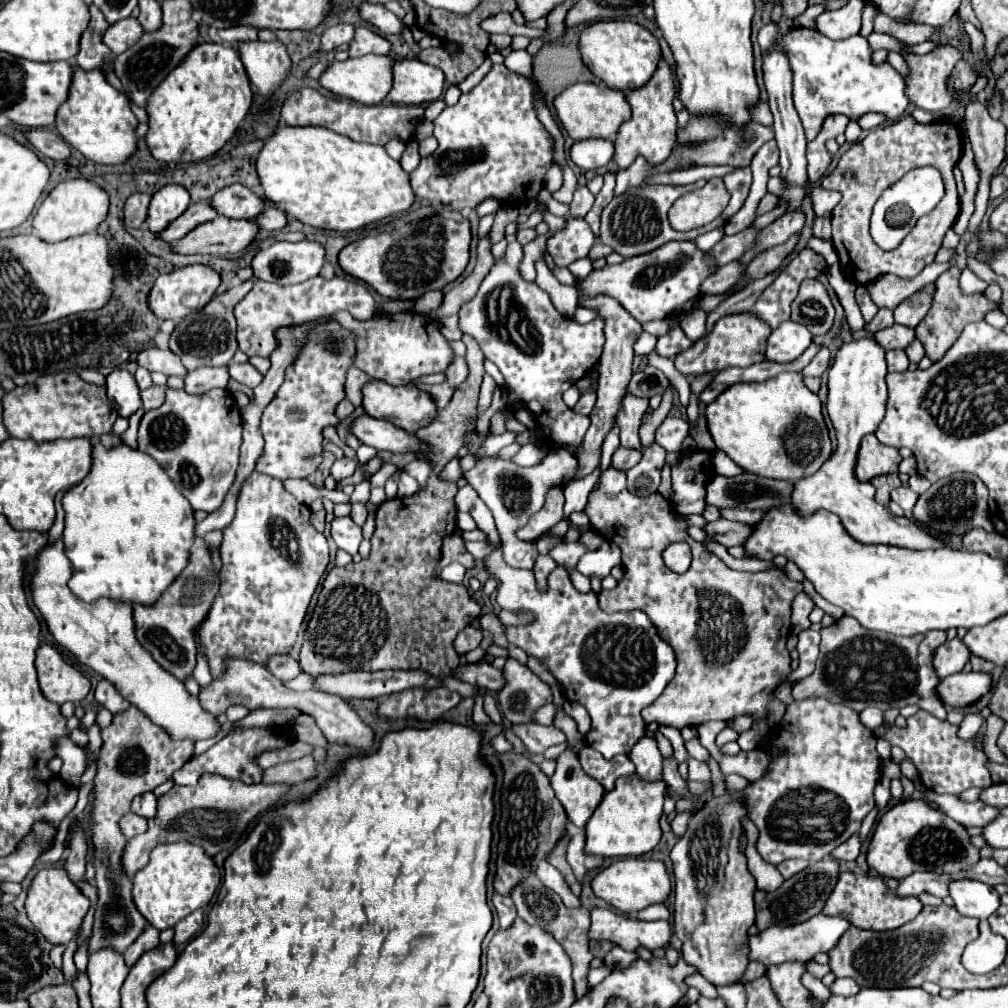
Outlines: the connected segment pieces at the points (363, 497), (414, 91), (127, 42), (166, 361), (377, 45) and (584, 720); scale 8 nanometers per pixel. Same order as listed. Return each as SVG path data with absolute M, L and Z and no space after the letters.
M362 481L360 485L356 485L354 493L350 495L351 503L356 503L356 501L368 501L370 499L370 483Z
M404 59L394 65L394 85L388 97L422 97L422 99L386 99L388 103L420 105L436 101L444 91L442 69L422 63L420 59Z
M126 17L126 19L112 23L106 29L106 33L102 35L102 41L114 55L120 55L120 53L124 53L124 49L130 49L140 39L142 31L144 29L140 29L138 19Z
M148 347L148 349L140 351L138 365L146 367L148 371L160 371L168 377L170 375L184 377L188 373L178 355L174 355L170 349L158 349L158 347Z
M358 27L354 33L354 39L350 41L350 49L348 55L350 57L362 57L368 53L376 53L376 55L388 55L390 53L390 43L380 37L378 33L366 29L366 27Z
M566 701L566 703L562 705L562 709L578 723L578 731L580 731L582 735L588 733L588 729L590 729L590 717L588 717L588 711L586 711L582 705L576 705L576 703Z

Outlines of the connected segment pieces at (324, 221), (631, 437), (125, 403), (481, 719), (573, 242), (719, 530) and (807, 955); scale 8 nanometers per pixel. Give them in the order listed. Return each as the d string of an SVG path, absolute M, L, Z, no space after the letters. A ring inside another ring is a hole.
M278 125L276 131L266 139L258 159L256 171L264 197L284 209L284 213L296 217L304 225L332 231L354 231L368 223L374 223L386 215L406 211L414 203L414 193L408 181L408 173L402 171L400 163L388 157L384 147L372 143L352 141L350 137L338 135L320 125L288 127Z
M634 395L624 397L624 405L620 407L620 413L616 417L616 423L620 427L620 445L628 449L642 449L638 429L640 419L644 415L644 409L648 409L648 399L638 399Z
M112 371L106 381L108 399L112 401L114 409L118 411L118 415L130 417L142 405L136 379L128 371Z
M476 697L476 705L474 705L474 723L476 725L490 725L492 721L490 721L490 717L484 713L484 709L482 709L482 697Z
M568 217L568 225L564 231L556 233L556 237L548 239L548 253L552 255L556 265L570 265L576 259L588 255L590 247L594 245L594 233L588 229L584 219Z
M718 519L714 523L708 523L704 527L706 535L712 537L716 543L724 545L724 547L734 547L744 543L744 537L748 537L748 533L752 531L752 527L744 525L744 523L734 523L734 521L726 521L726 519Z
M818 913L798 925L788 925L788 927L772 925L772 927L760 931L758 935L748 937L748 949L750 949L748 961L760 961L766 967L784 963L784 961L796 961L796 959L808 961L816 953L826 953L828 949L832 949L832 945L836 945L836 941L846 933L848 927L850 925L844 917L824 917L822 913Z

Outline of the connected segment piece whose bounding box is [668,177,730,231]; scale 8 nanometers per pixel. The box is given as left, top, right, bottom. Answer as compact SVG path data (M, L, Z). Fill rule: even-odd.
M714 177L702 189L696 189L680 197L668 211L672 229L688 231L714 221L726 209L726 205L722 205L722 195L730 199L730 193L726 191L724 181L720 183L720 179Z

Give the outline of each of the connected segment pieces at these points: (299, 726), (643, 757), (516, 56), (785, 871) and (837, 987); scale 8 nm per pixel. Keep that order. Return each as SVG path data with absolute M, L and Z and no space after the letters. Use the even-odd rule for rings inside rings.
M300 715L294 719L294 731L298 733L298 739L304 743L310 743L314 747L322 747L328 749L328 741L322 735L322 731L318 729L316 721L310 715Z
M642 737L632 751L628 753L628 757L632 759L632 763L636 765L636 773L644 779L662 779L660 777L660 769L662 769L662 755L656 747L656 739L654 737Z
M510 51L504 59L504 65L508 69L512 69L514 73L520 73L524 77L532 77L532 69L530 69L530 59L532 55L528 55L526 51Z
M788 859L788 861L784 861L784 863L778 865L778 871L782 873L784 879L790 879L792 875L800 873L806 867L808 867L808 861L804 861L804 859Z
M837 978L834 985L830 987L830 991L836 995L855 995L860 991L860 986L853 979Z

